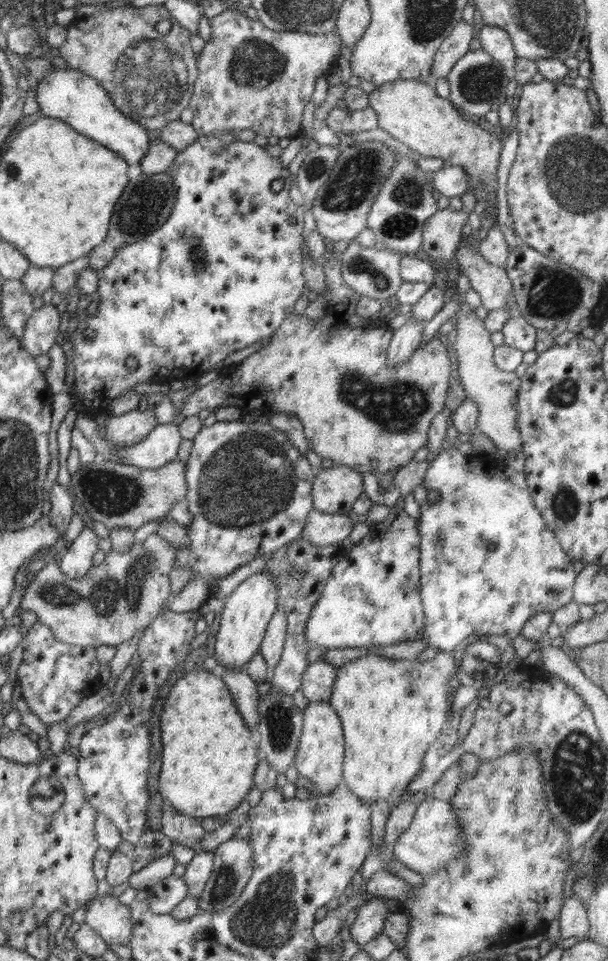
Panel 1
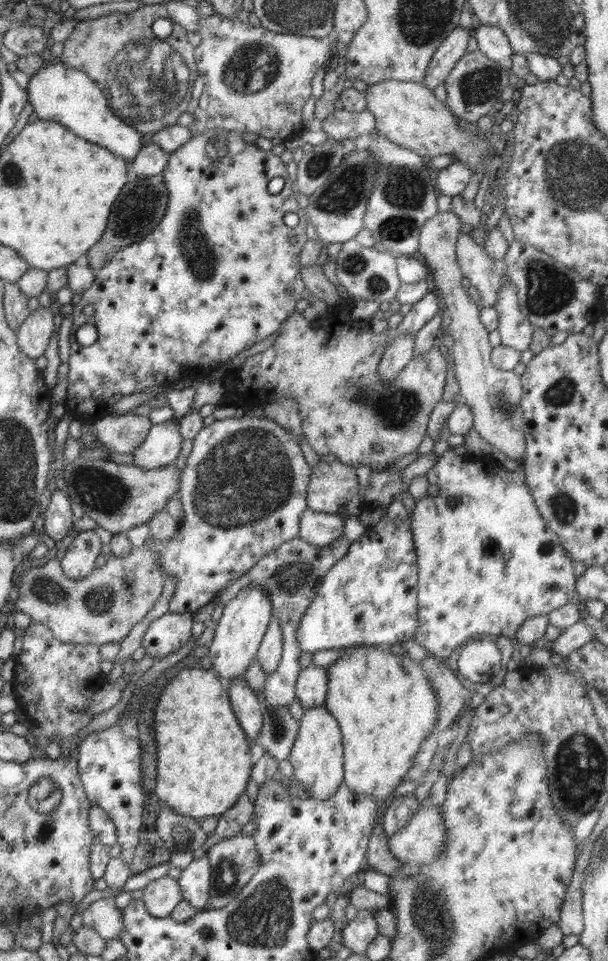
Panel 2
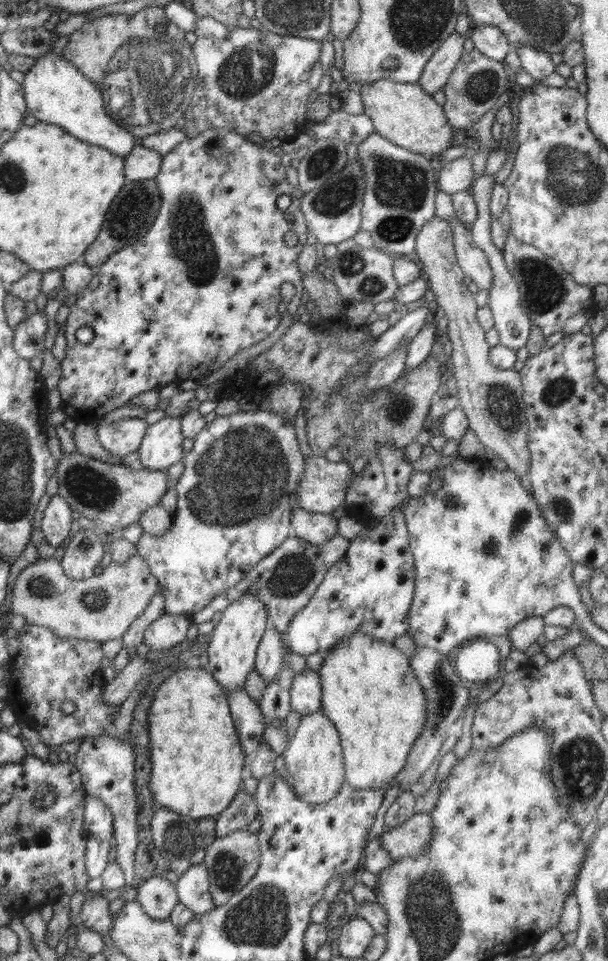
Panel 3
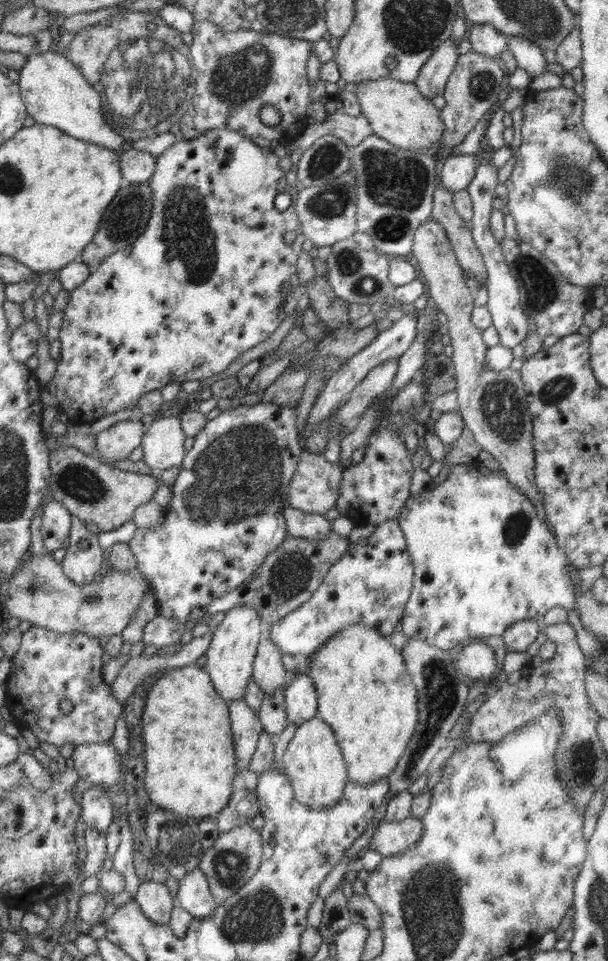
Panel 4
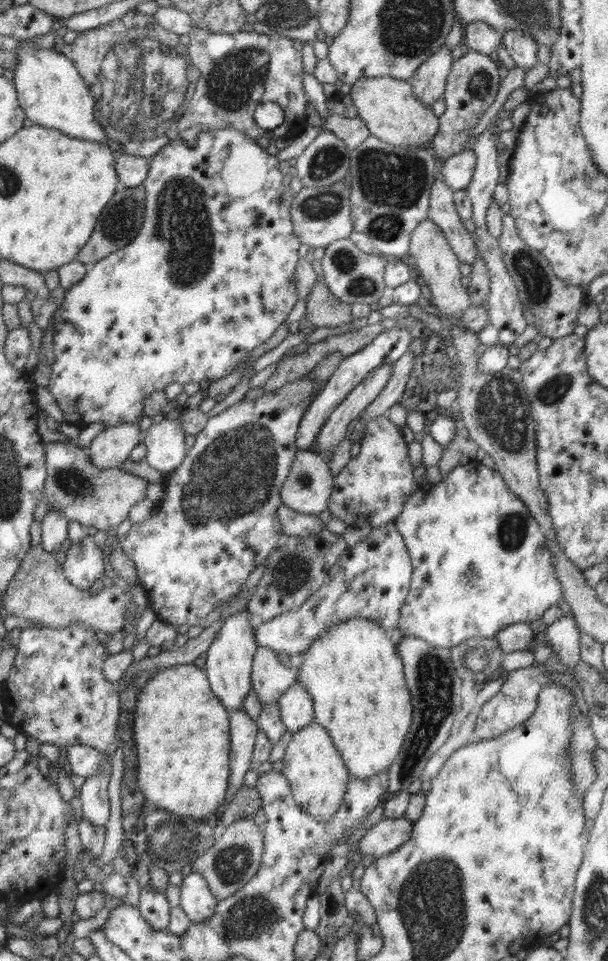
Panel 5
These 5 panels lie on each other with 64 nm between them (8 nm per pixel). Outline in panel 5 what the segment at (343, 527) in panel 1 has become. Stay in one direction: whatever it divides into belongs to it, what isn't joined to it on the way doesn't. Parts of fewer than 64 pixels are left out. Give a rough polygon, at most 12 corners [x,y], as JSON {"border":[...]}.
{"border":[[278,506],[284,537],[308,537],[325,529],[319,515]]}

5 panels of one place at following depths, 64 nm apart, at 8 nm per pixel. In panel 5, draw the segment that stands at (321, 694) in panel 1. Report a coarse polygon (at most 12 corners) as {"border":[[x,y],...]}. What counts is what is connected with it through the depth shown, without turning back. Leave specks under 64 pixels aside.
{"border":[[302,683],[279,697],[280,719],[291,733],[314,718]]}

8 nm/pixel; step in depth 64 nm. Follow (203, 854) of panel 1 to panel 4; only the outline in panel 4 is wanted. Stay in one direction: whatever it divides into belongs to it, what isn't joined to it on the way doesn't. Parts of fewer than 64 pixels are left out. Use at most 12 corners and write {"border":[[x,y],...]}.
{"border":[[200,867],[179,880],[177,904],[195,922],[217,906]]}

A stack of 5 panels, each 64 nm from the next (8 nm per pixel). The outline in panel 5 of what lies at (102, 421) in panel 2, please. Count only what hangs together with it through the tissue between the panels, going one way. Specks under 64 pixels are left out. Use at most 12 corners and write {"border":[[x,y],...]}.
{"border":[[138,424],[108,425],[90,443],[100,469],[125,467]]}

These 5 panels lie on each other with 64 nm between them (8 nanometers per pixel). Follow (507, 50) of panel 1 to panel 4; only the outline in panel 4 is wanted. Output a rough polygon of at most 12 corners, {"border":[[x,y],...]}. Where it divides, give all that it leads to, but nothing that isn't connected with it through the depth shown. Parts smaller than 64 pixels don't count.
{"border":[[469,24],[472,50],[492,58],[508,50],[509,37],[488,24]]}

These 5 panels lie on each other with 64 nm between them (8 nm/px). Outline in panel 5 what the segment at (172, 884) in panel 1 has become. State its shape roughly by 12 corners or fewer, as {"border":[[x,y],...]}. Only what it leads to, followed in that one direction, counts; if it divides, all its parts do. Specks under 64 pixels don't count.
{"border":[[141,889],[139,909],[153,929],[166,929],[171,906],[165,891]]}

